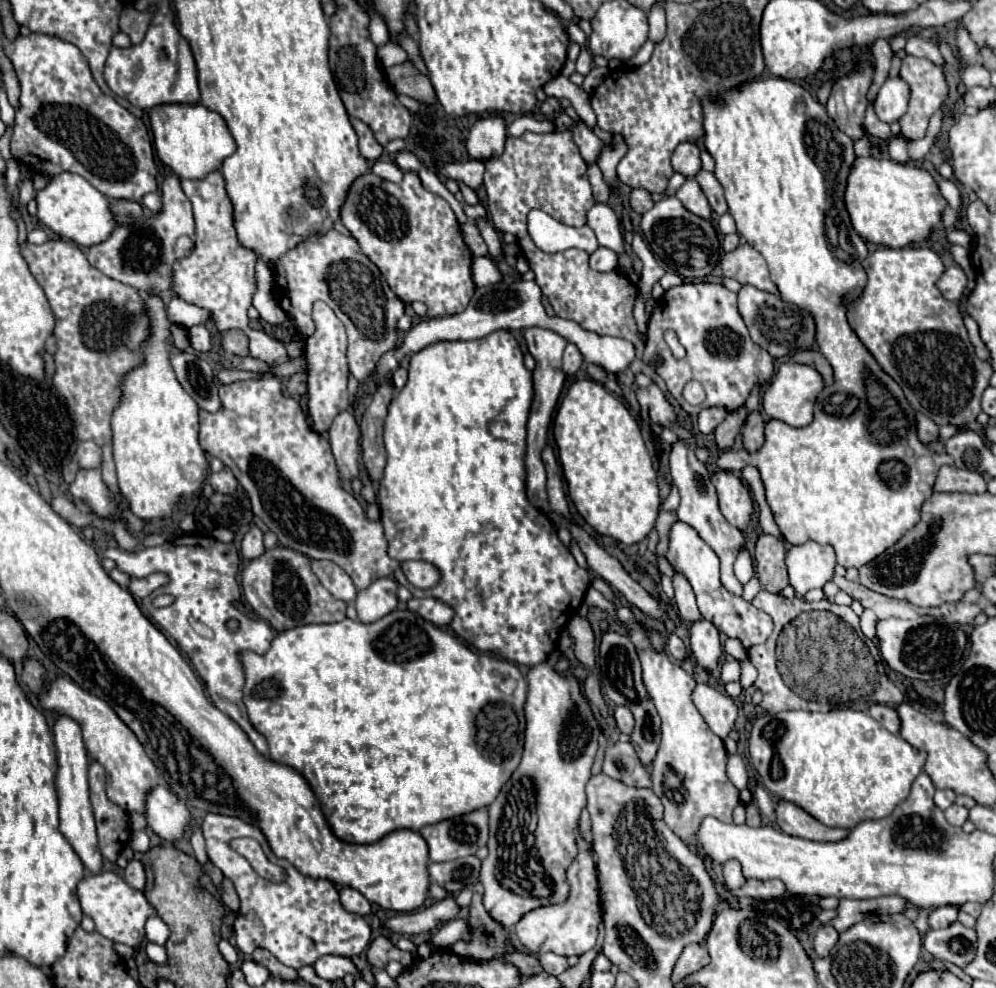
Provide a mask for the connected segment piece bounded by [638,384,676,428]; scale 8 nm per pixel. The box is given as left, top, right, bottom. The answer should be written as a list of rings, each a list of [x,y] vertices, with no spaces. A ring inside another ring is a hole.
[[[656,384],[648,386],[646,390],[638,388],[638,402],[640,402],[640,406],[648,408],[649,419],[654,424],[660,424],[666,428],[676,422],[676,414],[672,410],[672,406],[668,404],[666,396],[660,392],[660,388]]]

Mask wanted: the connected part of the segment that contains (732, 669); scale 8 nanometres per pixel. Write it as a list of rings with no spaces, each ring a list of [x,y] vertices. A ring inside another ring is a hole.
[[[726,660],[722,666],[722,682],[740,680],[740,662],[738,660]]]

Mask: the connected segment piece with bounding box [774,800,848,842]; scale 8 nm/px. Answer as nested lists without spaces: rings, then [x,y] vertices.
[[[778,800],[774,812],[776,812],[776,822],[782,828],[782,832],[790,836],[816,840],[816,842],[836,842],[848,834],[848,830],[824,826],[822,822],[812,818],[808,812],[804,812],[802,808],[786,800]]]

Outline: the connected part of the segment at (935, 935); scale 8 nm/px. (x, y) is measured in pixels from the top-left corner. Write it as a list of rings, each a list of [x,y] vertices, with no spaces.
[[[952,922],[948,928],[928,930],[922,944],[934,958],[962,966],[974,958],[976,932],[958,922]]]

